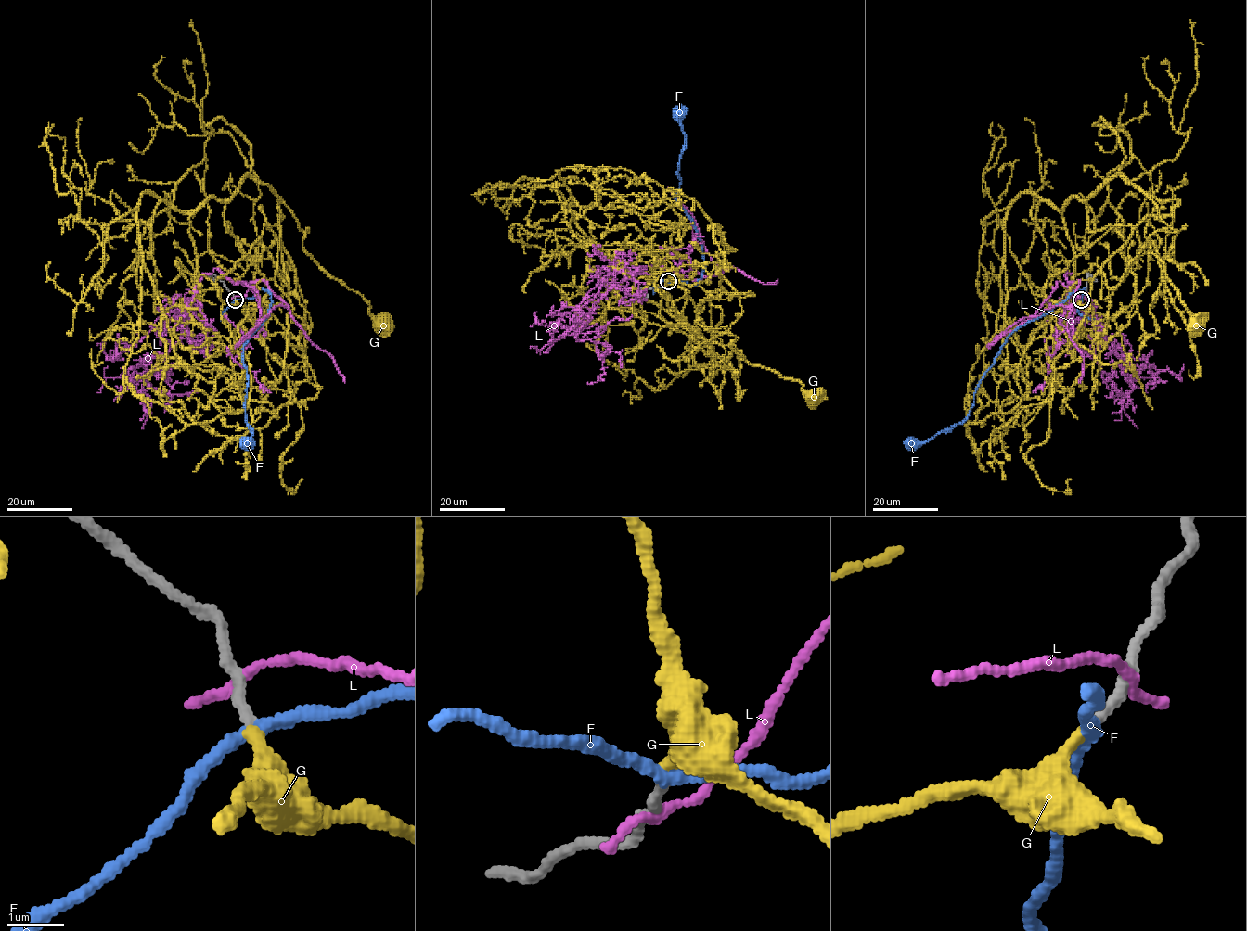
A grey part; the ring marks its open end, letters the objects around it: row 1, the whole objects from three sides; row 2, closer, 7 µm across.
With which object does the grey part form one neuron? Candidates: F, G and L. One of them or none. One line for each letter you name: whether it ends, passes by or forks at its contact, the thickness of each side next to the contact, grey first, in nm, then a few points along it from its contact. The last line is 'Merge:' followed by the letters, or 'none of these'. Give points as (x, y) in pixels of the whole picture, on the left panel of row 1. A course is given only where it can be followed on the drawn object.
G: it ends; calibres 180 and 200 nm; course (236, 299), (224, 301), (216, 282), (264, 225), (278, 226), (278, 197), (306, 230), (302, 248), (385, 324)
Merge: G

